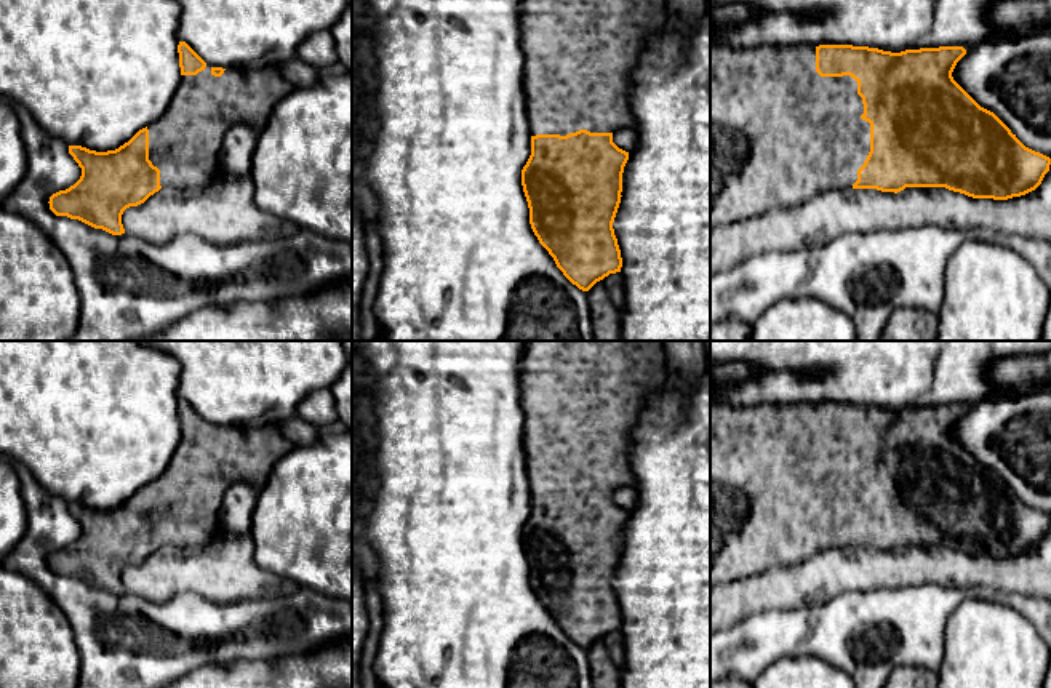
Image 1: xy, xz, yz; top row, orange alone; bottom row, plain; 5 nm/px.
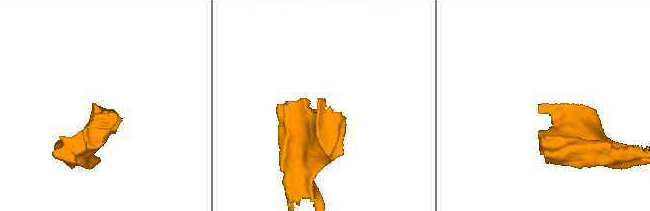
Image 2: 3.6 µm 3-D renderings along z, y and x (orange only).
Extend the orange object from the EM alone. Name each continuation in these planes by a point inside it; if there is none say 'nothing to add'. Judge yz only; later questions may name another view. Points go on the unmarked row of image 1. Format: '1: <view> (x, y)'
1: yz (781, 493)

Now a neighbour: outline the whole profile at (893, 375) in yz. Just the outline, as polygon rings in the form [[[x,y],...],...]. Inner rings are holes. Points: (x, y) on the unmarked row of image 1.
[[[710,341],[710,366],[750,363],[755,374],[725,390],[710,387],[710,406],[749,410],[795,403],[853,403],[905,408],[971,406],[997,397],[987,379],[992,362],[1051,352],[1051,341]]]

